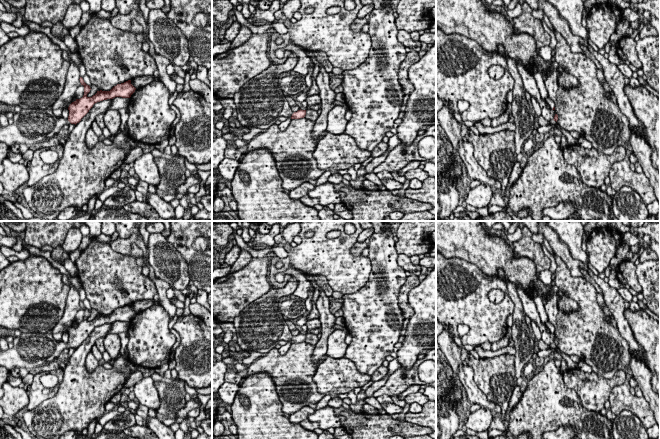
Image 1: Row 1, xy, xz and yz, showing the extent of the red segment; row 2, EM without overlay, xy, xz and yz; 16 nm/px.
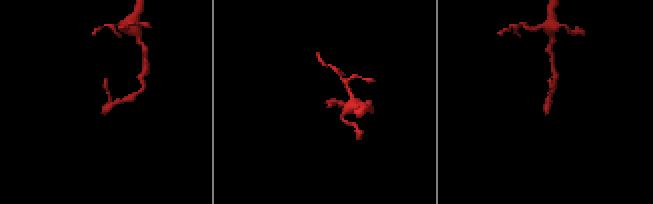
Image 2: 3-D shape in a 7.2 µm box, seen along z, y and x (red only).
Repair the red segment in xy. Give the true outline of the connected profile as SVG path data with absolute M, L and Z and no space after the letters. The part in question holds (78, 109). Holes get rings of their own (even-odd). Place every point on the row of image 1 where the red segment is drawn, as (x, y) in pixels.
M82 77L79 80L84 86L84 95L69 105L67 119L55 116L52 108L45 110L22 109L19 113L14 113L11 125L0 127L0 142L4 142L9 147L7 158L11 162L19 163L22 159L22 154L16 155L11 151L11 147L15 144L32 146L57 137L64 125L79 123L95 103L115 97L130 98L136 90L131 84L131 80L128 80L117 84L110 91L100 90L92 97L88 97L90 86L84 82Z

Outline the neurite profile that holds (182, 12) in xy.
M170 0L170 10L166 14L188 39L188 49L190 56L198 66L207 69L212 68L212 0ZM197 13L208 15L206 29L201 29L193 23L193 18Z

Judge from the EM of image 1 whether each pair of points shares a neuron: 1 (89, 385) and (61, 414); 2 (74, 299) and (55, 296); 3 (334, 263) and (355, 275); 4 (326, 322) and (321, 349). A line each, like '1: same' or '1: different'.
1: same
2: different
3: same
4: same

